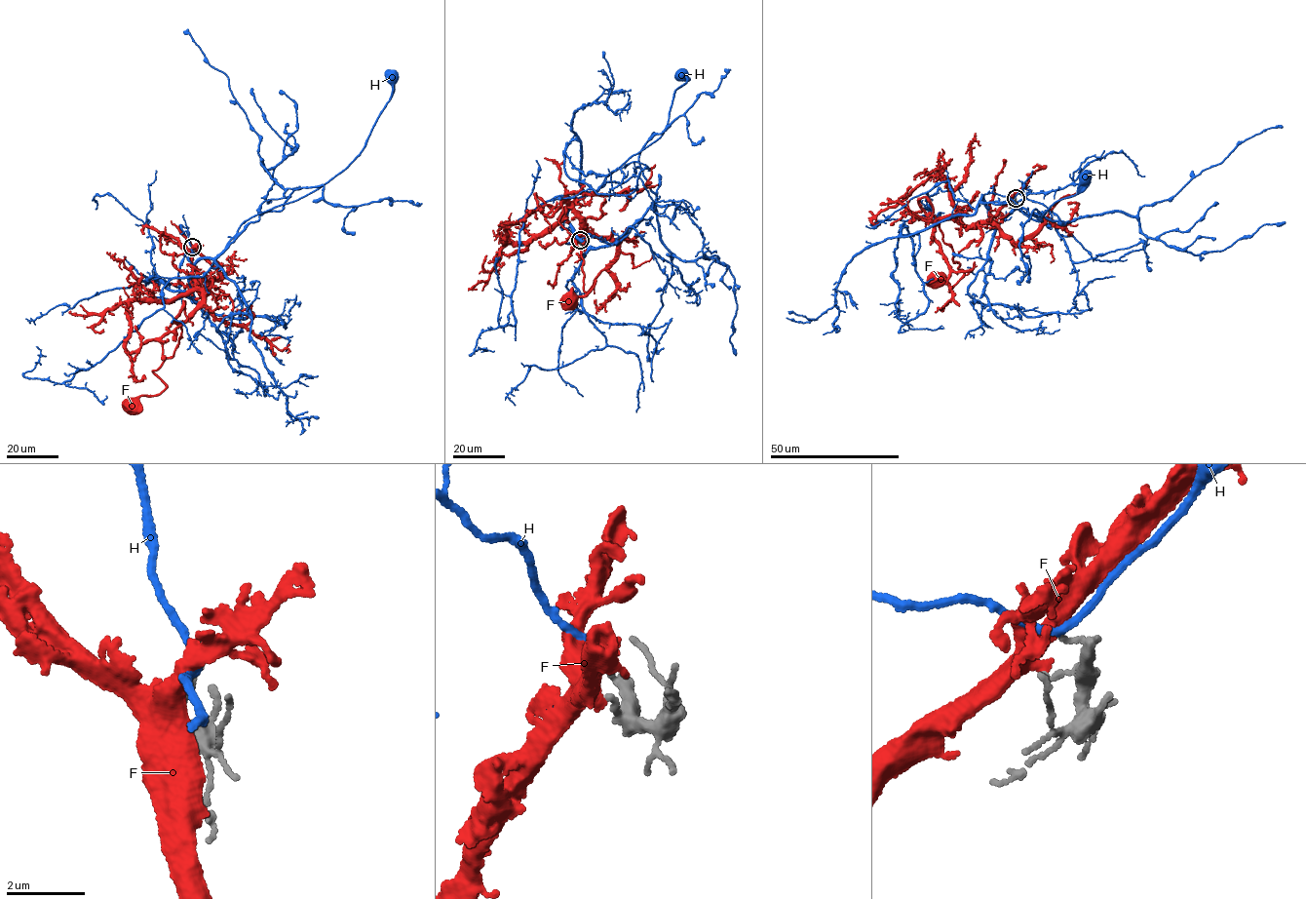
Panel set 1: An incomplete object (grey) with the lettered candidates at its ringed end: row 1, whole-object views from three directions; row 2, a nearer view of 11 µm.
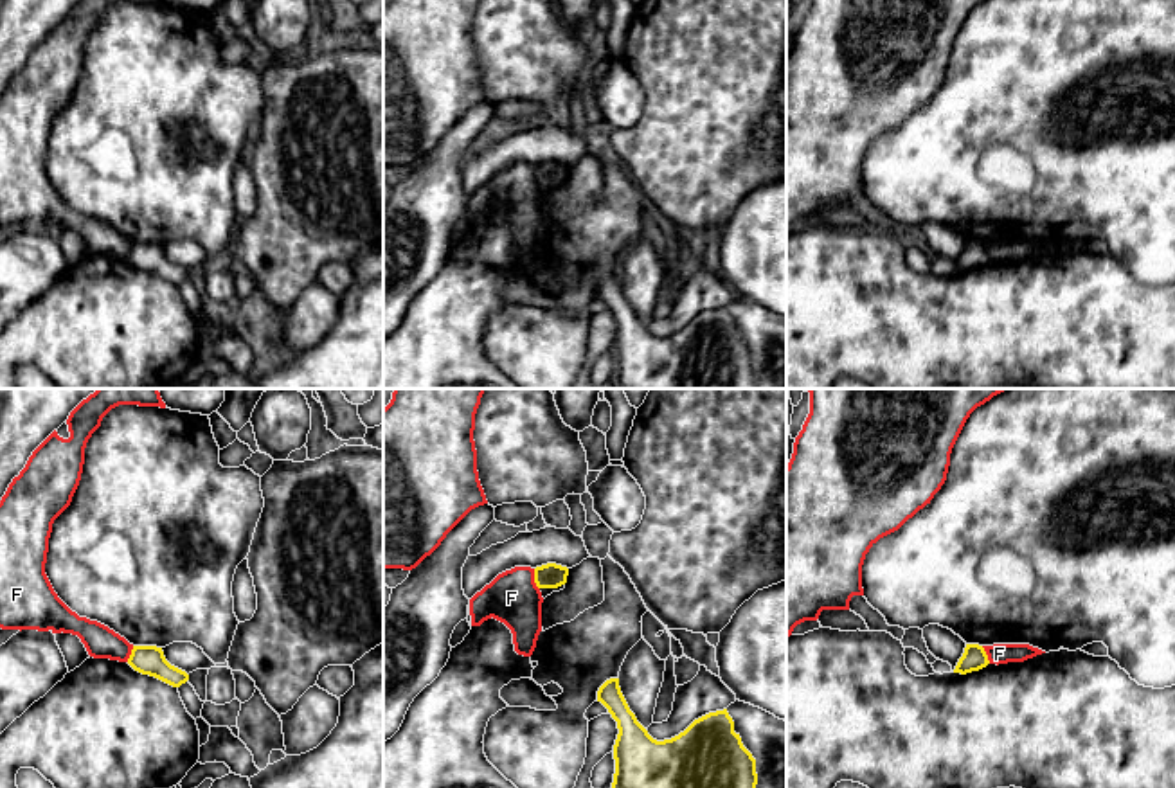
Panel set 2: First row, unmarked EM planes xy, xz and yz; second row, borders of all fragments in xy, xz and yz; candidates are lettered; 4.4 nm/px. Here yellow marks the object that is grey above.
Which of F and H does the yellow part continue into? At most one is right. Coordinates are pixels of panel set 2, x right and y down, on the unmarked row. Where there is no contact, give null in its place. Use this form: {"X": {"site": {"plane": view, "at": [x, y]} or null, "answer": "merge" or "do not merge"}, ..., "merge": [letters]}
{"F": {"site": {"plane": "xz", "at": [535, 177]}, "answer": "do not merge"}, "H": {"site": null, "answer": "do not merge"}, "merge": []}

